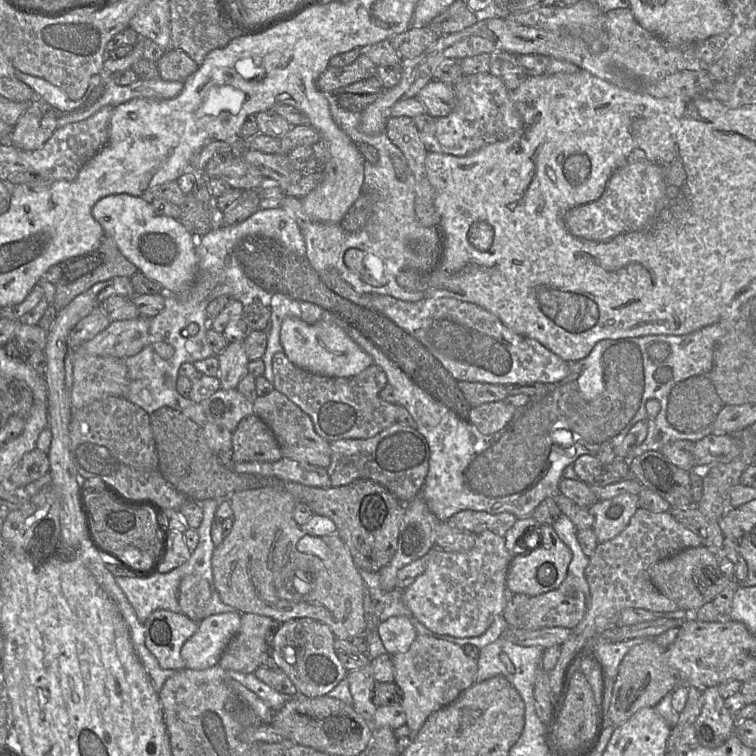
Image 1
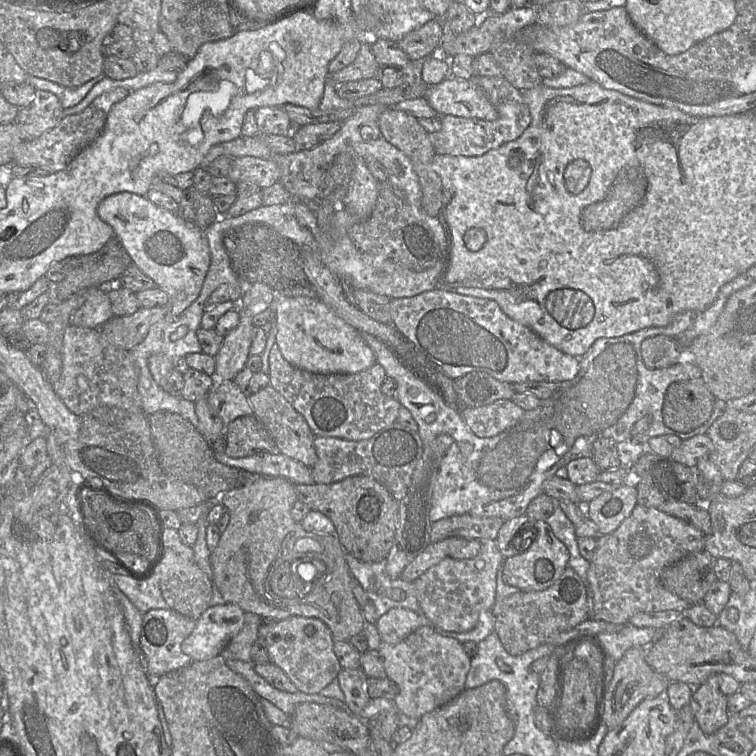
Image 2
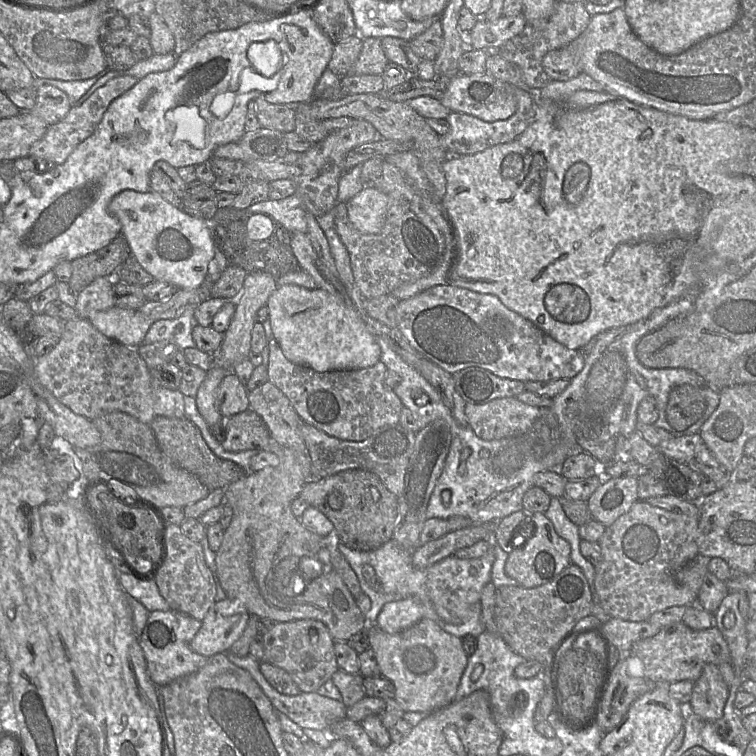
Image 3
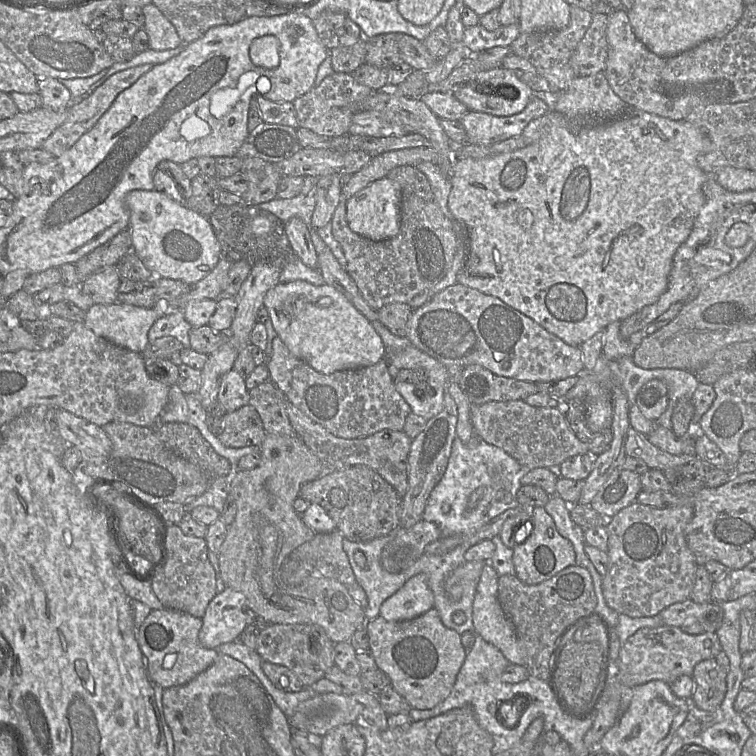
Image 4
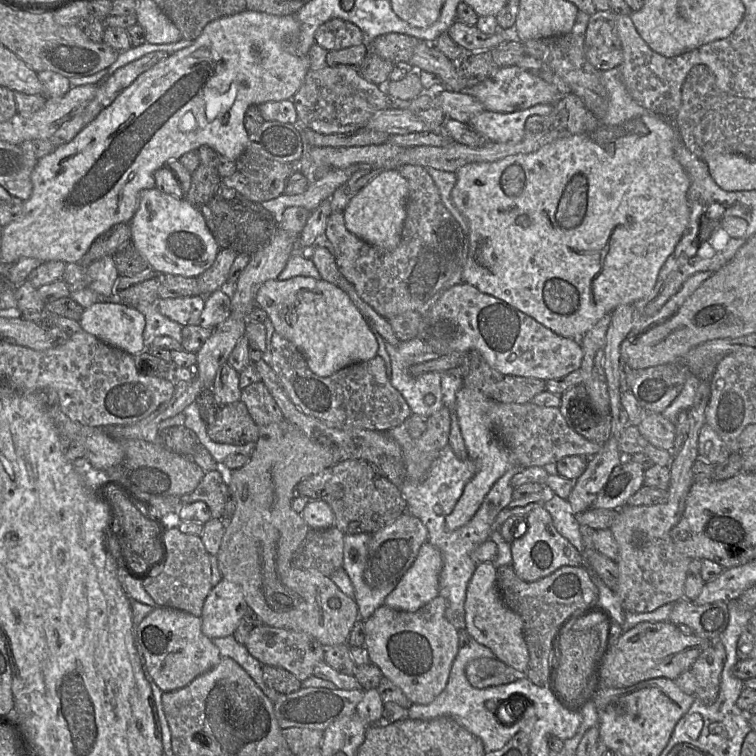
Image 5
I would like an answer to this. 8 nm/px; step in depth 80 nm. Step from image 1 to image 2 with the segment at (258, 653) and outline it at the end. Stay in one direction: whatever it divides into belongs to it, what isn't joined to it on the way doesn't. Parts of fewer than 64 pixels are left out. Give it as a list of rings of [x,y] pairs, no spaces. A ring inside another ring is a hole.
[[[245,613],[245,620],[241,630],[233,636],[220,655],[224,659],[251,662],[251,648],[258,639],[258,630],[263,618],[254,613]]]

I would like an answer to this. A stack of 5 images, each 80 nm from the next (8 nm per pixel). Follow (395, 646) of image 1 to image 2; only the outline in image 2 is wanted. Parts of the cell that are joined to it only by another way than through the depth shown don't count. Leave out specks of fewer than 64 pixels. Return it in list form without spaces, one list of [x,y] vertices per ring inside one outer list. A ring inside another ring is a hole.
[[[400,607],[391,608],[375,623],[381,640],[390,644],[402,641],[422,625],[428,625],[433,630],[435,627],[421,612]]]

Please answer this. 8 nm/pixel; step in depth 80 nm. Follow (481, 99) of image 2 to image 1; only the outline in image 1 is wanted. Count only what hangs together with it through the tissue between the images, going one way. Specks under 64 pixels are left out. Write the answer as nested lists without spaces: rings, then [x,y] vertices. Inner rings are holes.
[[[431,80],[415,97],[426,109],[426,114],[432,117],[448,115],[456,104],[454,84]]]

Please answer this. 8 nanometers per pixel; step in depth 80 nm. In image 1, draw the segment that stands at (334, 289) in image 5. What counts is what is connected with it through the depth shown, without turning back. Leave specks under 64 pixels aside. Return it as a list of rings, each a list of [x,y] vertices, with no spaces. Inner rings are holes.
[[[287,317],[281,325],[280,342],[291,363],[319,376],[350,377],[374,364],[372,357],[333,322],[308,324],[300,318]]]

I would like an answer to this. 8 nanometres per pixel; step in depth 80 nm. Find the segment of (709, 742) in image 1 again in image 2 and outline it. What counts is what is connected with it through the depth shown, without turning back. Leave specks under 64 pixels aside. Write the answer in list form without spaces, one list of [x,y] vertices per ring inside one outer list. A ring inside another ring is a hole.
[[[719,674],[711,675],[693,690],[690,705],[702,732],[711,735],[728,722],[728,697],[720,690]]]

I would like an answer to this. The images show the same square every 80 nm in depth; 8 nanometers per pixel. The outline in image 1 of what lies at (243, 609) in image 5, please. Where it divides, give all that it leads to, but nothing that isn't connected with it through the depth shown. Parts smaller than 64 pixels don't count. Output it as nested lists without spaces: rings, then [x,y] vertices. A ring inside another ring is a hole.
[[[241,613],[214,614],[198,622],[198,630],[181,648],[186,668],[203,670],[219,664],[225,647],[238,632]]]

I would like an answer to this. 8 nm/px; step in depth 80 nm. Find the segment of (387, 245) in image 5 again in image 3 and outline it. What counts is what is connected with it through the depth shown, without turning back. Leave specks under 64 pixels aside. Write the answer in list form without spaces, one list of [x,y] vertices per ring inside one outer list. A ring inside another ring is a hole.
[[[365,186],[347,202],[347,216],[361,233],[377,234],[385,223],[388,197],[373,186]]]

